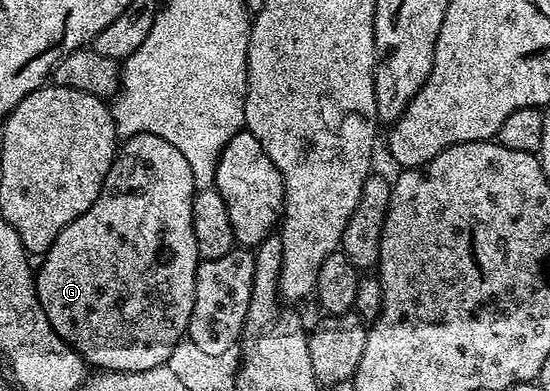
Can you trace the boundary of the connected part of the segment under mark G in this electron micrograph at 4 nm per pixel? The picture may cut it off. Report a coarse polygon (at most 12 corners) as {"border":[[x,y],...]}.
{"border":[[160,136],[118,147],[36,270],[91,367],[187,337],[196,187]]}

